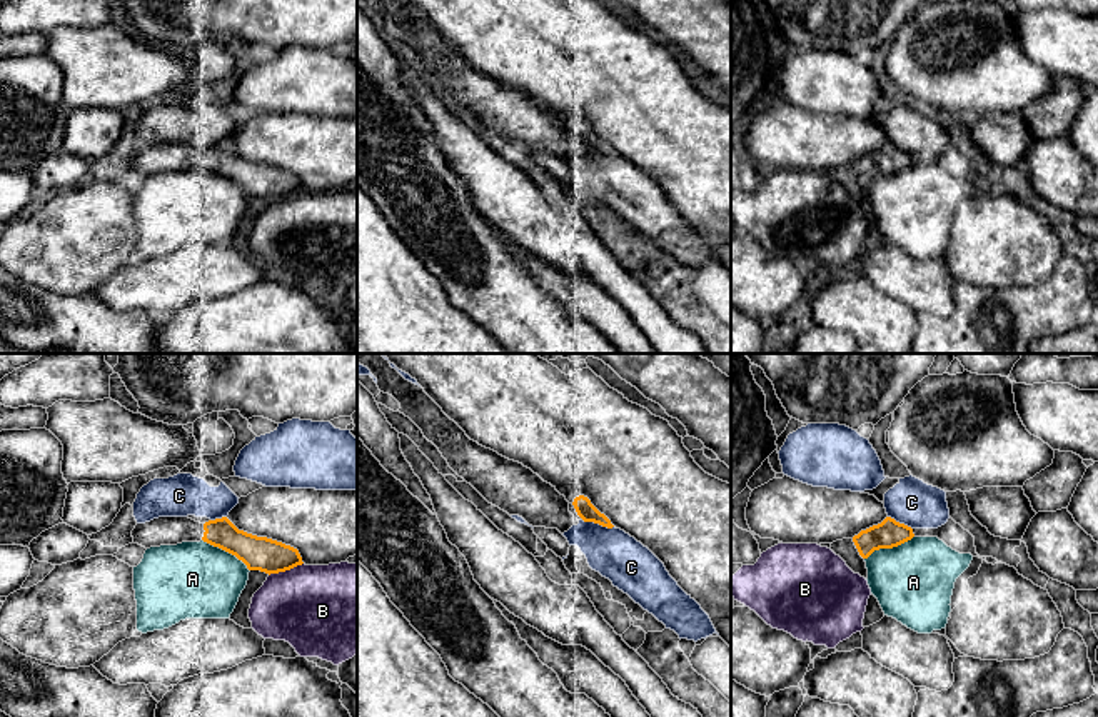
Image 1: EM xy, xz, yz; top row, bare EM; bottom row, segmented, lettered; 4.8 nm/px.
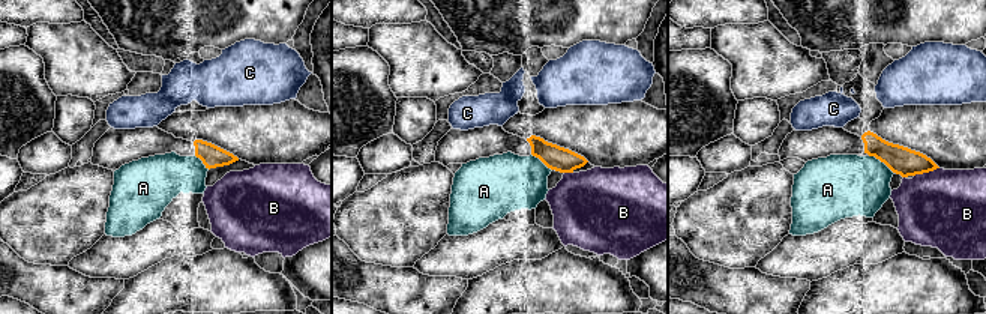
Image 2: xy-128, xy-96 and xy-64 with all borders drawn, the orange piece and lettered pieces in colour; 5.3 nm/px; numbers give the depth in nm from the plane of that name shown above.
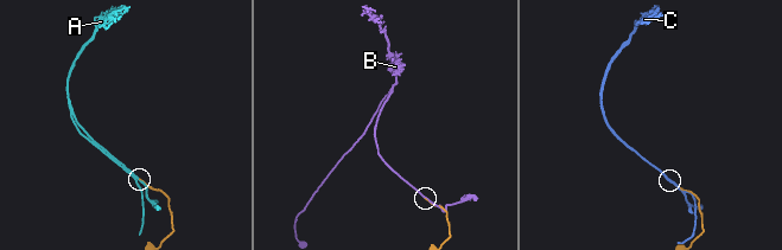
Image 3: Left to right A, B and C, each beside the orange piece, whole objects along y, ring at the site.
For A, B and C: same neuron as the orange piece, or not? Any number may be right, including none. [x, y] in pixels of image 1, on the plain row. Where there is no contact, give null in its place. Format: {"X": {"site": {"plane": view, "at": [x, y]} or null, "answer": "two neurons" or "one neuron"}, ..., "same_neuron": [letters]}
{"A": {"site": {"plane": "xy", "at": [227, 177]}, "answer": "two neurons"}, "B": {"site": {"plane": "xy", "at": [286, 195]}, "answer": "two neurons"}, "C": {"site": {"plane": "xz", "at": [598, 149]}, "answer": "two neurons"}, "same_neuron": []}

